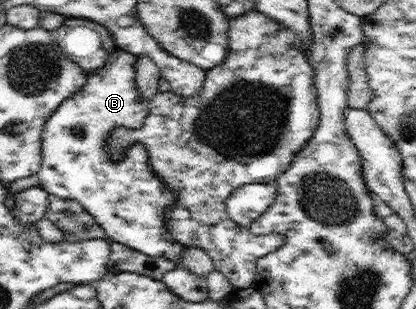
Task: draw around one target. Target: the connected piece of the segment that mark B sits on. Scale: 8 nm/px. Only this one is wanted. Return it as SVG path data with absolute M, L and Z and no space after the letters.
M116 49L106 61L104 70L87 74L86 86L73 97L66 99L57 111L52 113L44 125L42 135L42 165L37 173L39 185L49 194L73 199L86 209L96 222L102 226L108 237L139 252L154 257L164 257L180 266L180 256L186 250L184 245L172 239L166 227L165 209L175 205L176 193L172 193L166 183L150 167L149 157L142 143L134 143L126 150L120 161L108 159L104 150L104 139L110 129L124 126L128 129L141 129L149 111L149 103L142 100L137 93L135 83L135 67L138 56Z

